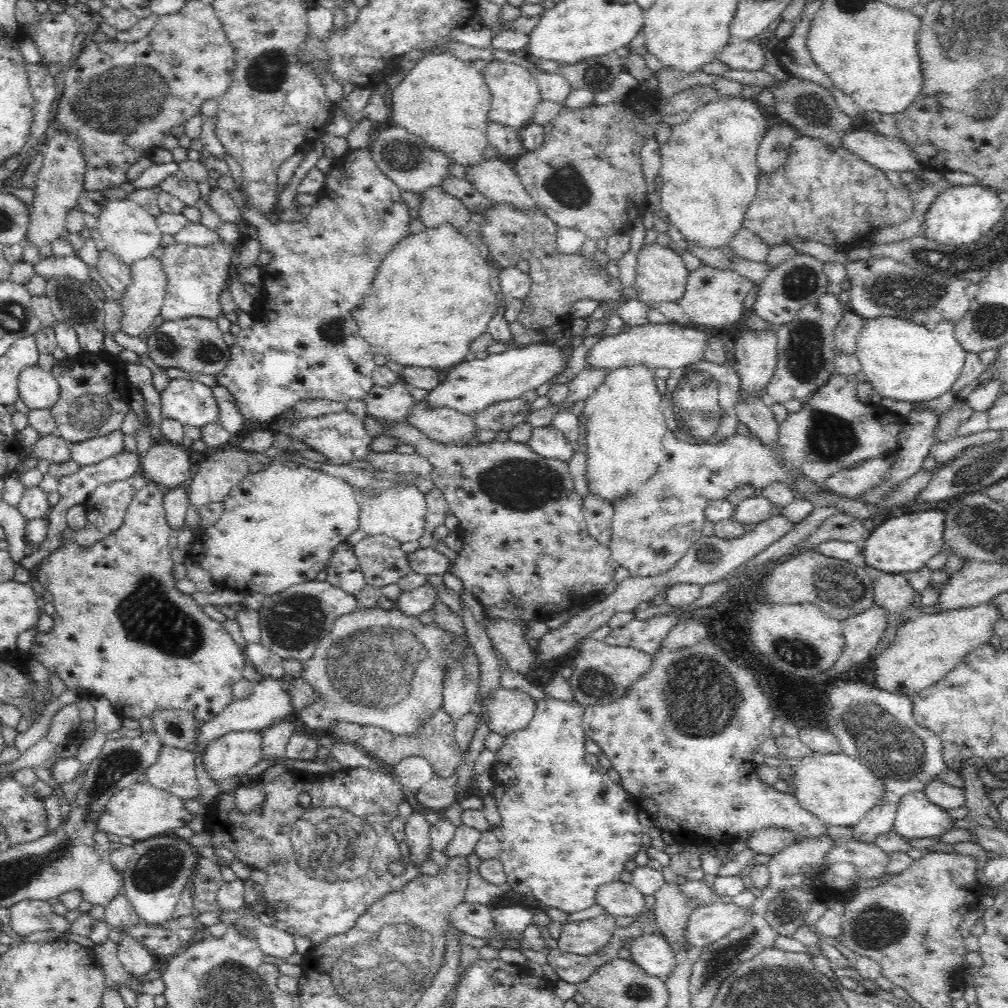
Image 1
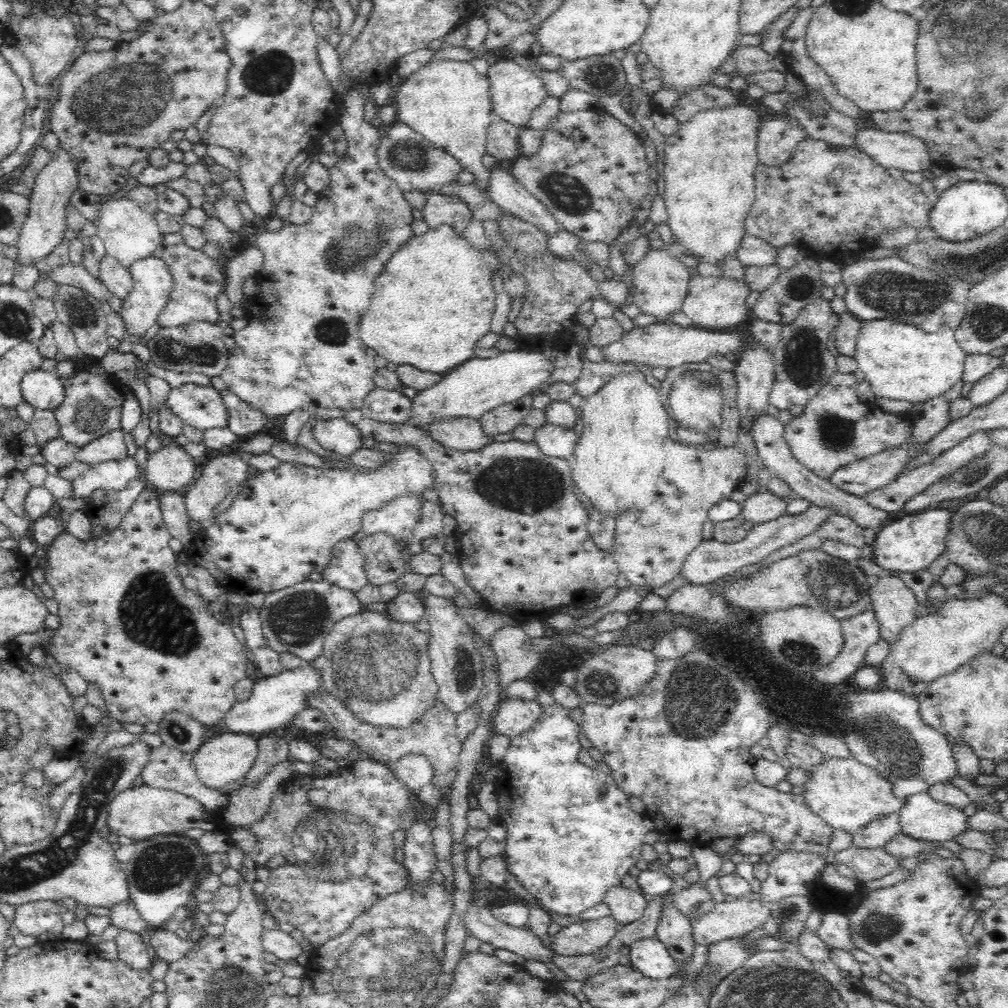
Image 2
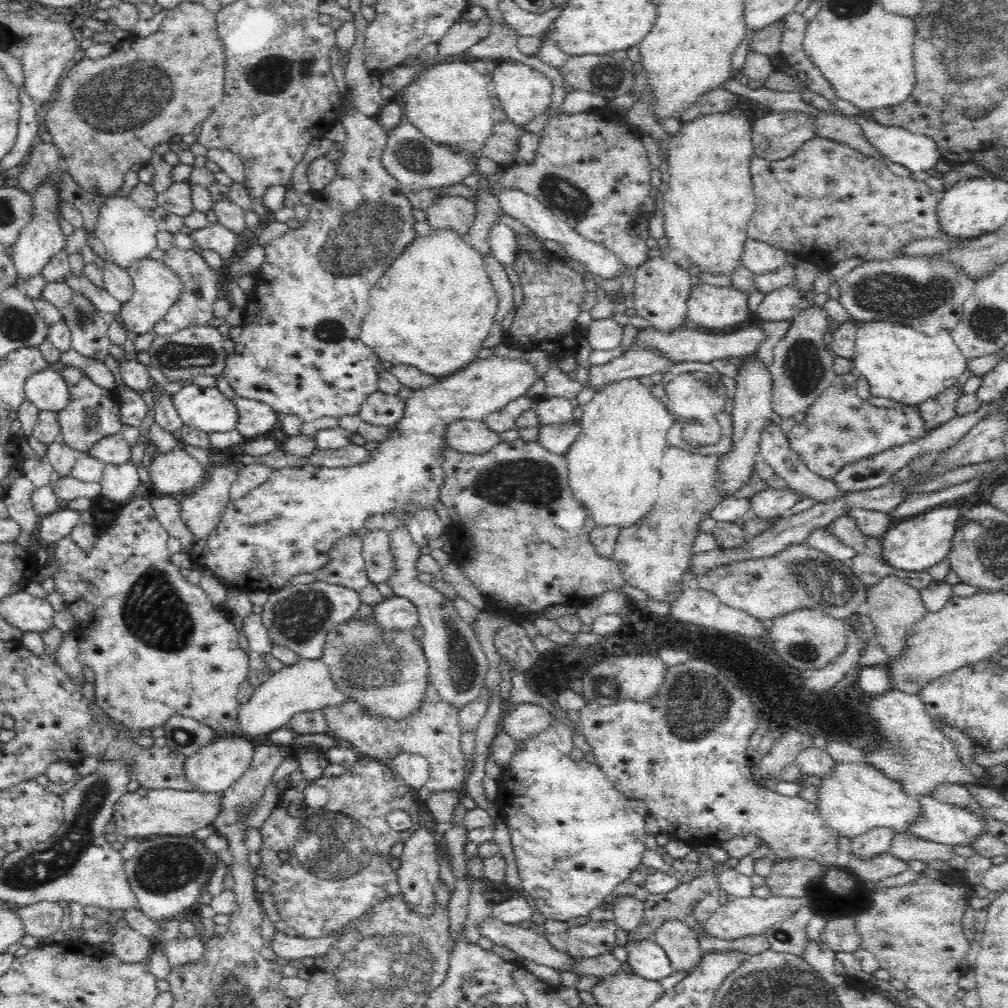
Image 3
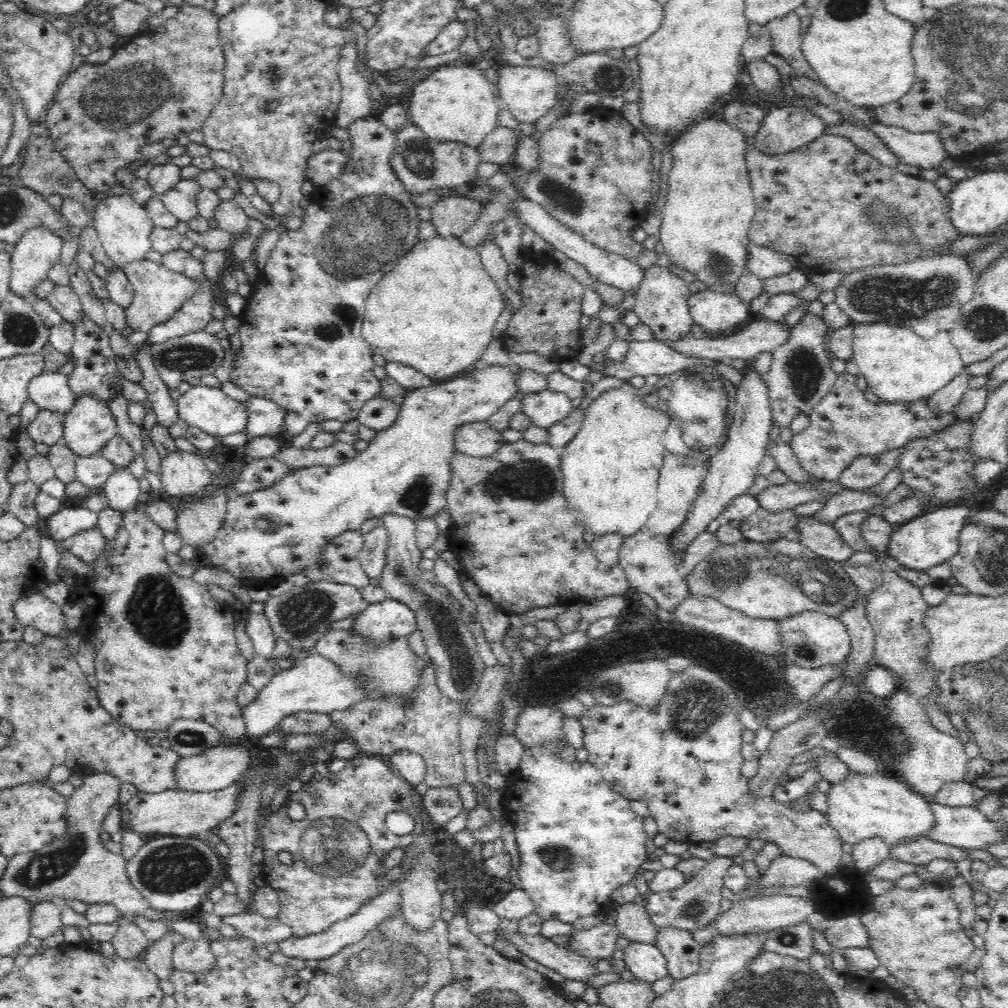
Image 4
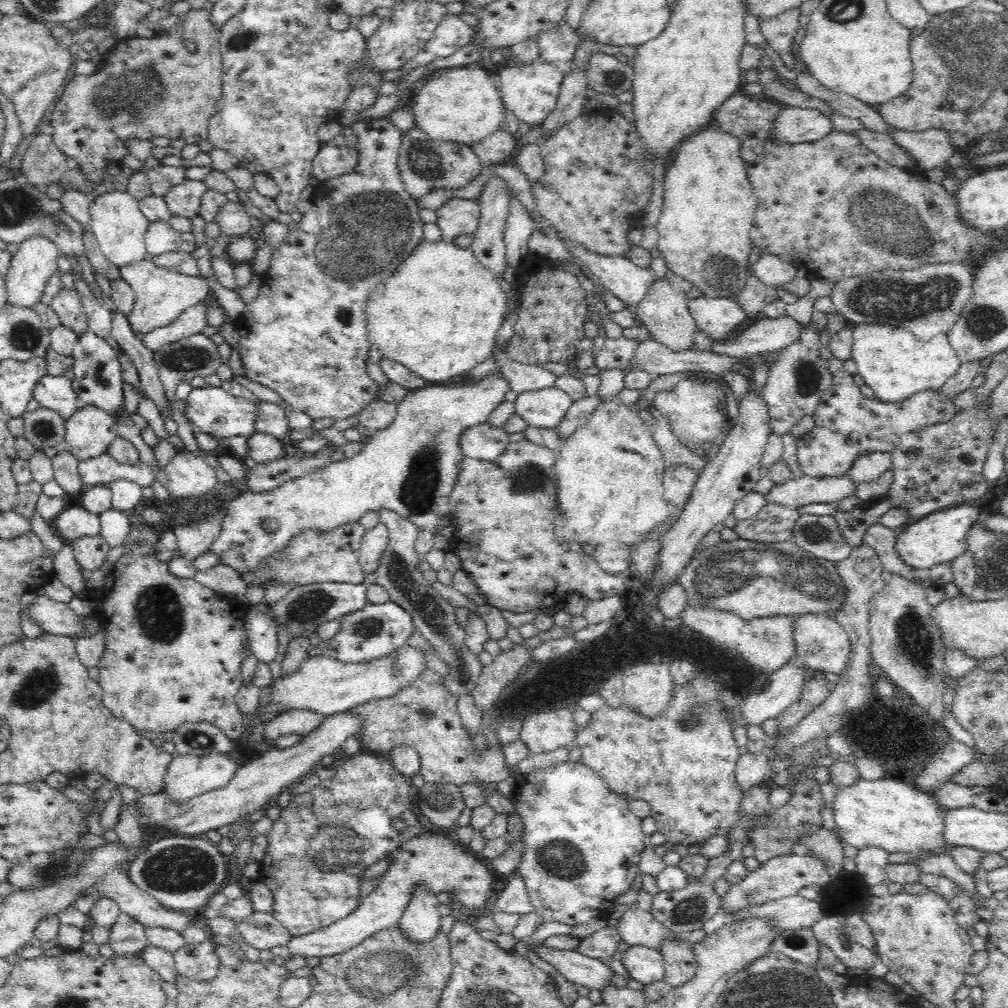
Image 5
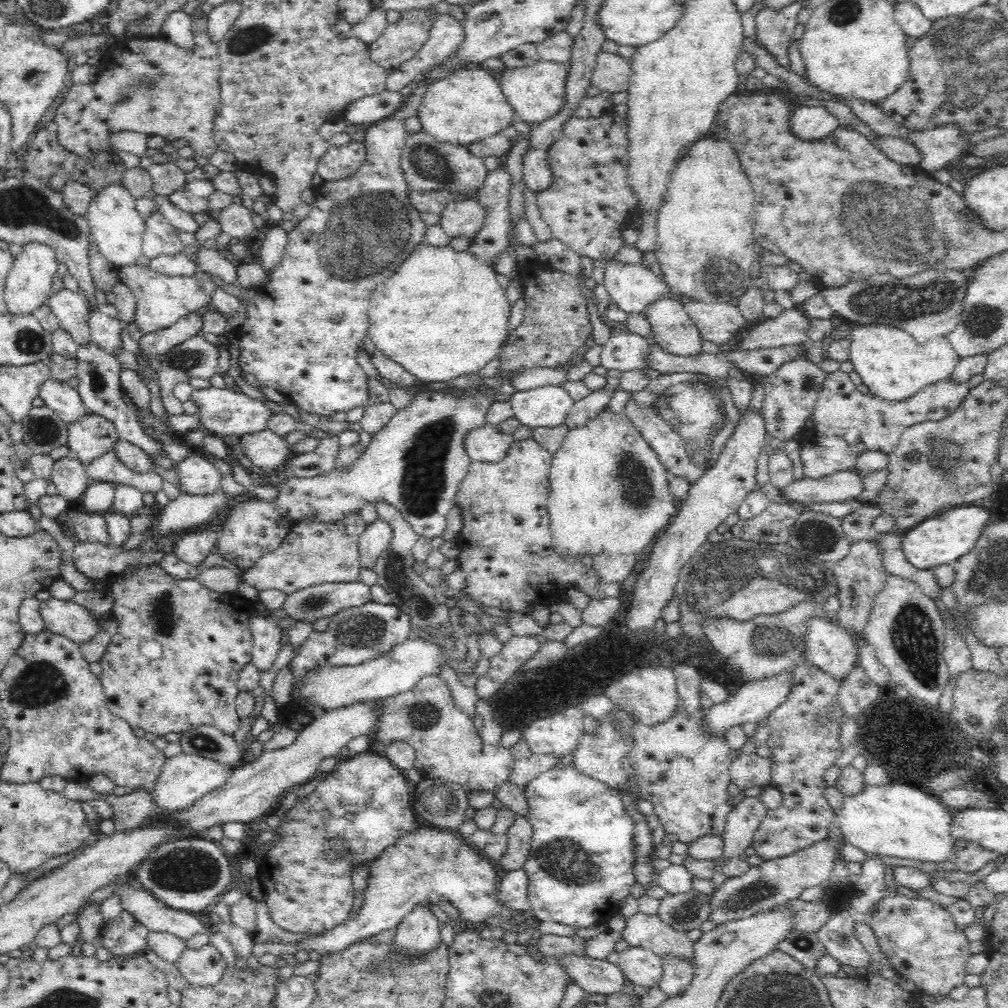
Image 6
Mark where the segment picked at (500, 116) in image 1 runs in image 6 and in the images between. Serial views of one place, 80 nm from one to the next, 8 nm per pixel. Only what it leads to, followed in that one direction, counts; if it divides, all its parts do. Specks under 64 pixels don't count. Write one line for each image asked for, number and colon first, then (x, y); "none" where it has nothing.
2: (516, 91)
3: (523, 92)
4: (529, 92)
5: (531, 91)
6: (537, 93)

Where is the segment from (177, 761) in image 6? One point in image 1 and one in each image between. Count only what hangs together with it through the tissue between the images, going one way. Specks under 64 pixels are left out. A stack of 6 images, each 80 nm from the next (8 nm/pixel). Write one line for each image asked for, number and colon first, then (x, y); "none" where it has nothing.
1: (233, 754)
2: (225, 757)
3: (214, 768)
4: (213, 770)
5: (187, 776)

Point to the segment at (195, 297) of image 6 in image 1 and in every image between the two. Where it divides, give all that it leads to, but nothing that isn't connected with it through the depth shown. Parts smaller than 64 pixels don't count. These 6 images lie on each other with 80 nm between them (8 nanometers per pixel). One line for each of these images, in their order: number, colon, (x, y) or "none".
1: (142, 301)
2: (153, 282)
3: (156, 287)
4: (160, 292)
5: (162, 295)

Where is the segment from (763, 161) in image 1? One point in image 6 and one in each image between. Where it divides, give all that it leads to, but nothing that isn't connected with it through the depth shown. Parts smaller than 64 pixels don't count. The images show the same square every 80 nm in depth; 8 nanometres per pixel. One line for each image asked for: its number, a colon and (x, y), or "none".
2: (777, 138)
3: (774, 137)
4: (784, 129)
5: (793, 125)
6: (809, 123)

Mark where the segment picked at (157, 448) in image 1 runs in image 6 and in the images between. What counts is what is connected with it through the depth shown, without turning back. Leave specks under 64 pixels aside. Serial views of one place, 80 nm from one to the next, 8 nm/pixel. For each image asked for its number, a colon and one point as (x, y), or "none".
2: (169, 469)
3: (176, 473)
4: (182, 474)
5: (188, 475)
6: (197, 476)

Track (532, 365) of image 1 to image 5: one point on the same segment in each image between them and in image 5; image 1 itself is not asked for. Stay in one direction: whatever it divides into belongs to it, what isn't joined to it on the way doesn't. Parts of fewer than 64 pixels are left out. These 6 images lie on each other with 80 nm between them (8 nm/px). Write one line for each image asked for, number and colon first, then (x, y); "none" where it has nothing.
2: (482, 384)
3: (286, 526)
4: (267, 535)
5: (410, 467)

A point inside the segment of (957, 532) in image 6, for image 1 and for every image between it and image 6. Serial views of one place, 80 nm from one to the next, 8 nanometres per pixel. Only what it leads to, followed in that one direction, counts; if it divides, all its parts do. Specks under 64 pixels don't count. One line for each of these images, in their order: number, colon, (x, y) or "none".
1: (905, 543)
2: (911, 543)
3: (917, 543)
4: (931, 538)
5: (940, 537)

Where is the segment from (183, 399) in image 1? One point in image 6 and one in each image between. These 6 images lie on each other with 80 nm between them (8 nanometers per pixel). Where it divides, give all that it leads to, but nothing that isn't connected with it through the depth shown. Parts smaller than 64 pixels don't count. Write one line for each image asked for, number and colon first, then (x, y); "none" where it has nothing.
2: (202, 407)
3: (207, 409)
4: (209, 409)
5: (216, 412)
6: (222, 412)

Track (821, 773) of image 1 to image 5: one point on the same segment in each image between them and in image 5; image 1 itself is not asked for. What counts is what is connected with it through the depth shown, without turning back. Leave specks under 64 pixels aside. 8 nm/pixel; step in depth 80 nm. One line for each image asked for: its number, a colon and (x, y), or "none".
2: (848, 795)
3: (853, 799)
4: (864, 806)
5: (887, 813)

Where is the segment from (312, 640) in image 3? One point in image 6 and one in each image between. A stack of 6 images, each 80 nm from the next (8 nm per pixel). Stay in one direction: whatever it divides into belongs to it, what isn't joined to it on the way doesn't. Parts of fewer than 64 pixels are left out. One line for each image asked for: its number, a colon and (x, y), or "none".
4: (301, 616)
5: (304, 608)
6: (321, 600)

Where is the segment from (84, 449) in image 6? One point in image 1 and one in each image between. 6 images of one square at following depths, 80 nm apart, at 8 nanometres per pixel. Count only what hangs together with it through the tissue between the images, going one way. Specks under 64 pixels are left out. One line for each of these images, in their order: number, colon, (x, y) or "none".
1: (94, 394)
2: (93, 406)
3: (92, 413)
4: (89, 426)
5: (90, 433)

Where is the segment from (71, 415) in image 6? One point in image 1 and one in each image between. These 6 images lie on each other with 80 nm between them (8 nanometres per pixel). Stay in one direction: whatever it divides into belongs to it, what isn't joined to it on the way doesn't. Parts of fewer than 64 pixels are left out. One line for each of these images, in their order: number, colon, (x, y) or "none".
1: (39, 389)
2: (44, 390)
3: (48, 390)
4: (50, 391)
5: (56, 393)

